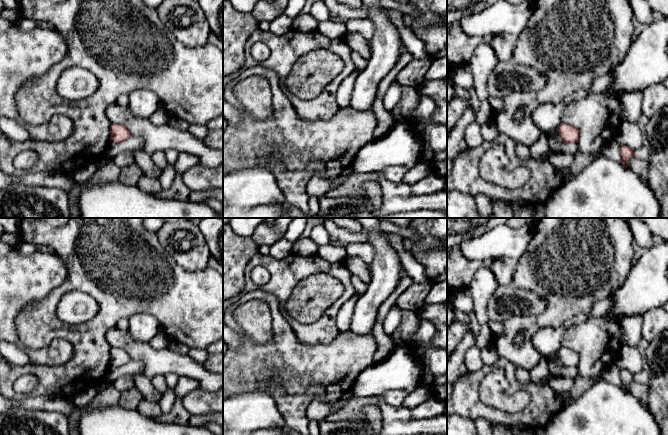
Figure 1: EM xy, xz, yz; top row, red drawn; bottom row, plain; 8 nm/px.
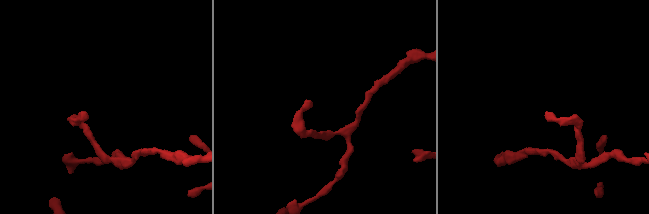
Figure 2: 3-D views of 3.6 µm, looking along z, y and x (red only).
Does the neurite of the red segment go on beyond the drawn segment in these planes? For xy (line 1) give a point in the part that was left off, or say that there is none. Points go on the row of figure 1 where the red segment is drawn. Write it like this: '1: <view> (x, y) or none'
1: none

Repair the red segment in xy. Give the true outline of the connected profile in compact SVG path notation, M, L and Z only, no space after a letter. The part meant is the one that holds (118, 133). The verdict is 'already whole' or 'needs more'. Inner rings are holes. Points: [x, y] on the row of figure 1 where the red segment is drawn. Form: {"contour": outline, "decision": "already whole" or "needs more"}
{"contour": "M112 123L110 127L110 141L114 143L122 143L131 135L127 128L122 124Z", "decision": "already whole"}

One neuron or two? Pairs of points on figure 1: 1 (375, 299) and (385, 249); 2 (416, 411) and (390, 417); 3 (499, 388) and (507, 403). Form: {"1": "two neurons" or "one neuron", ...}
{"1": "one neuron", "2": "two neurons", "3": "one neuron"}

